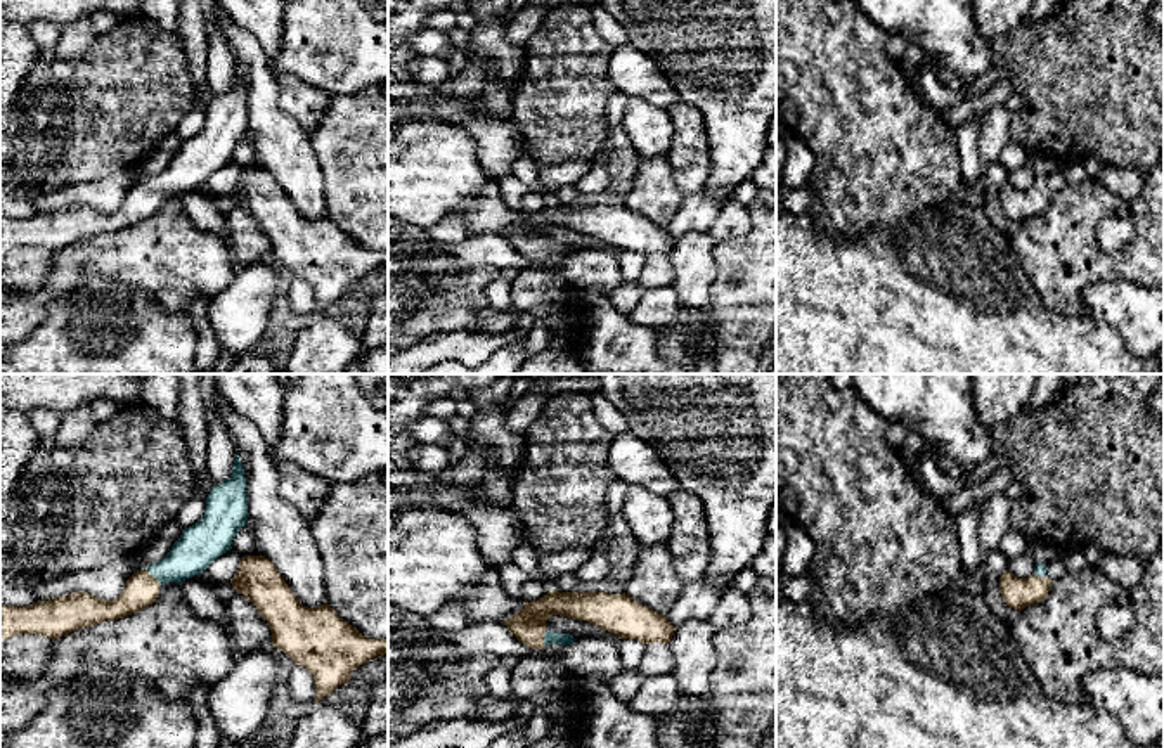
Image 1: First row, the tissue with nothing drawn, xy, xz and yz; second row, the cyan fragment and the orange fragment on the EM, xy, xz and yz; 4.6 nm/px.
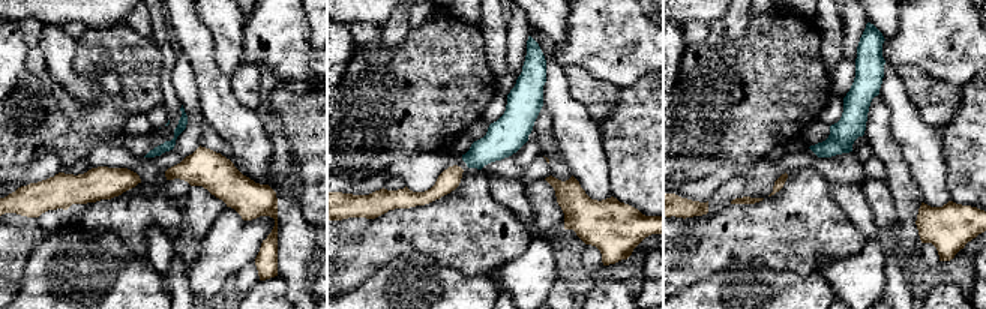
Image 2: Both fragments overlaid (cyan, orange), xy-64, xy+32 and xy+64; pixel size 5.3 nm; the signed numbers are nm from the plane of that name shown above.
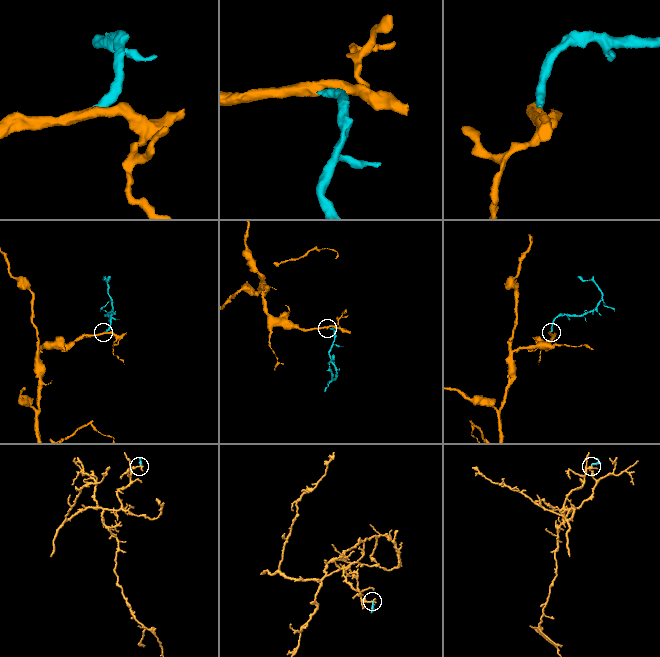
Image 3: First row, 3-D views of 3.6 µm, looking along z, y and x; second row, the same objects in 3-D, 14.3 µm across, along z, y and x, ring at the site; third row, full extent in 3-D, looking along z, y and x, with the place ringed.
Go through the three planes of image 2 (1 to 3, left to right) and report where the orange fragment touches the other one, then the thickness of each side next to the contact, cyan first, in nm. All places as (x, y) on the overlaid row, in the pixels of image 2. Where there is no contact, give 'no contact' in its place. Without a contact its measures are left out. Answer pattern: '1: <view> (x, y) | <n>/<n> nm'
1: no contact
2: no contact
3: no contact

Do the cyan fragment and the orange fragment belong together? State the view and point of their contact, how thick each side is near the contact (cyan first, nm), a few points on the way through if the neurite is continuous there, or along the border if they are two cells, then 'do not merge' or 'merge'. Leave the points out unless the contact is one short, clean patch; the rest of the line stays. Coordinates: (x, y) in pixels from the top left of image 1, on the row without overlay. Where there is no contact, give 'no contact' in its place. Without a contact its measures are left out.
contact xy (153, 187); calibres 190 and 160 nm; way xy (198, 158), (174, 180), (153, 187), (141, 201); merge

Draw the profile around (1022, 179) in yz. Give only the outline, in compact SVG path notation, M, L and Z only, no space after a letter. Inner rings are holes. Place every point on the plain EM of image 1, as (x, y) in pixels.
M1024 166L1020 170L1015 170L1008 173L1008 182L1017 189L1017 190L1027 190L1034 185L1036 173Z

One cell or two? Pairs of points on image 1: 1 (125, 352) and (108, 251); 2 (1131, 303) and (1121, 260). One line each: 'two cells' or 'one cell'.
1: two cells
2: two cells

